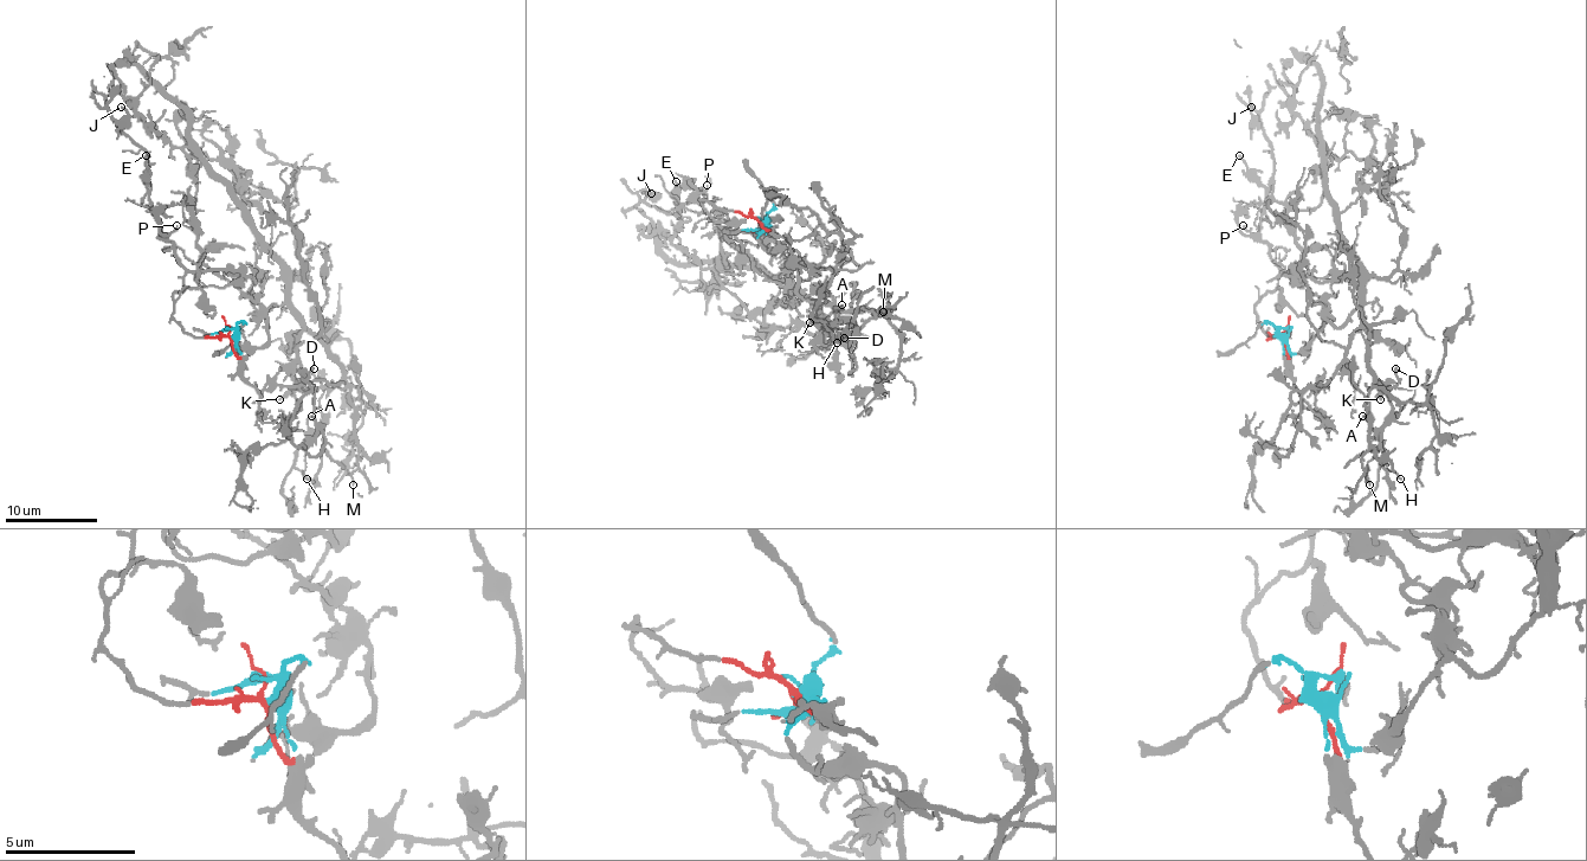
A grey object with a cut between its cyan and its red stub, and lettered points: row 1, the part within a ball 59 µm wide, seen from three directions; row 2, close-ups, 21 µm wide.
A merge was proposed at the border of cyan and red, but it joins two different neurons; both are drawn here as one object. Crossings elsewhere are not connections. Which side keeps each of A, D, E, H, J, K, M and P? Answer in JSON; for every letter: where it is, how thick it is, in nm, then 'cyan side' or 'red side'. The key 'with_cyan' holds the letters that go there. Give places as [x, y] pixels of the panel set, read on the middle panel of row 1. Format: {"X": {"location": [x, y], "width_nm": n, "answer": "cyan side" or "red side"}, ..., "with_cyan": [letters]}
{"A": {"location": [842, 304], "width_nm": 130, "answer": "cyan side"}, "D": {"location": [844, 338], "width_nm": 130, "answer": "cyan side"}, "E": {"location": [676, 181], "width_nm": 110, "answer": "red side"}, "H": {"location": [837, 342], "width_nm": 80, "answer": "cyan side"}, "J": {"location": [651, 193], "width_nm": 160, "answer": "red side"}, "K": {"location": [810, 322], "width_nm": 300, "answer": "cyan side"}, "M": {"location": [883, 312], "width_nm": 100, "answer": "cyan side"}, "P": {"location": [707, 185], "width_nm": 130, "answer": "red side"}, "with_cyan": ["A", "D", "H", "K", "M"]}

